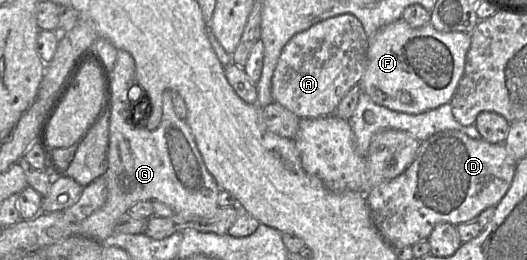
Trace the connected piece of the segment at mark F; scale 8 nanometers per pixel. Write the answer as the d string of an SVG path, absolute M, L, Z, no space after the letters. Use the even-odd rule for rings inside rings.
M403 18L381 27L369 39L367 64L358 83L361 92L381 106L420 114L450 103L461 80L471 33L440 32L430 23L411 27Z

